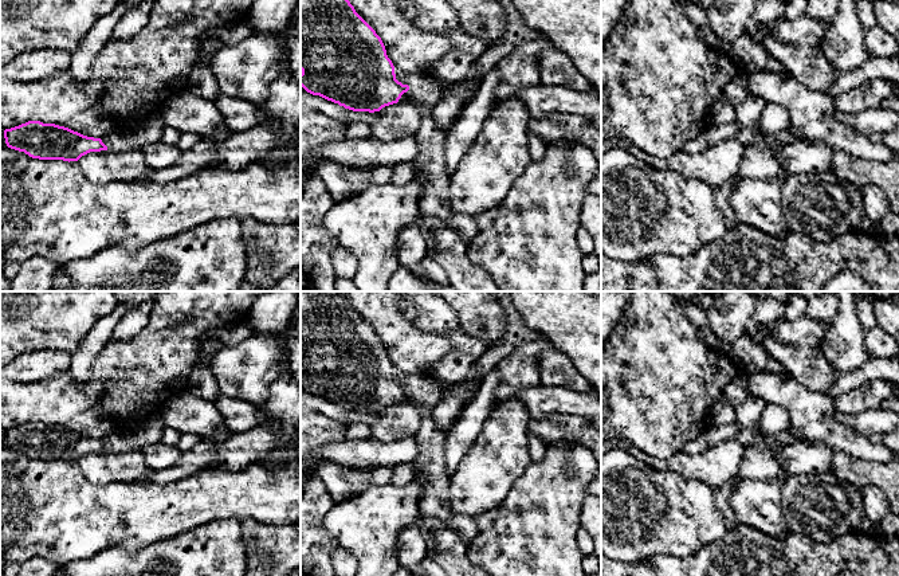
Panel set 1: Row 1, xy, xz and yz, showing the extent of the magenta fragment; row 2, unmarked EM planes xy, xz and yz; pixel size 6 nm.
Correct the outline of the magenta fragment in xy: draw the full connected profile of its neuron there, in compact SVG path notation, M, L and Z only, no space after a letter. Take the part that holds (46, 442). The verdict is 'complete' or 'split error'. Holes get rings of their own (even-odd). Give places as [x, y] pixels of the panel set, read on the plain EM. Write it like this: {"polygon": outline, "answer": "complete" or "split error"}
{"polygon": "M160 414L138 422L136 426L117 431L106 438L83 436L68 428L40 422L28 422L5 430L4 439L8 448L24 452L32 459L78 462L90 452L123 452L142 450L161 442L165 424Z", "answer": "split error"}

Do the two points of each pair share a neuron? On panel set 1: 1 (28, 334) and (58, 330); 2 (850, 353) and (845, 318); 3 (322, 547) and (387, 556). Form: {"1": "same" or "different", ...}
{"1": "same", "2": "same", "3": "different"}

